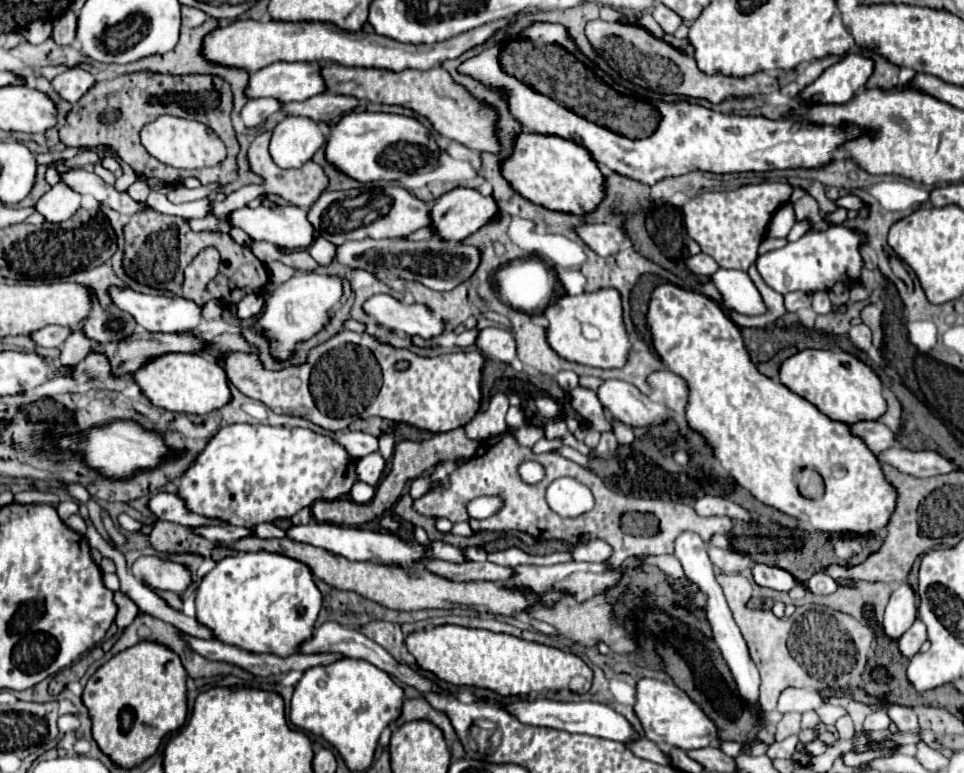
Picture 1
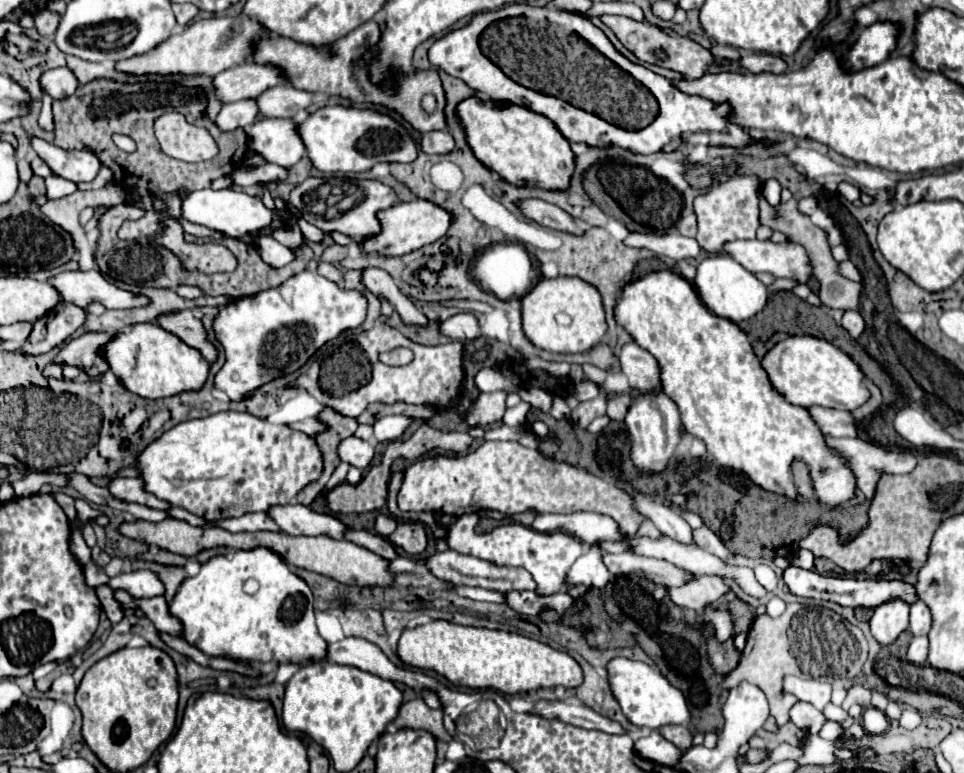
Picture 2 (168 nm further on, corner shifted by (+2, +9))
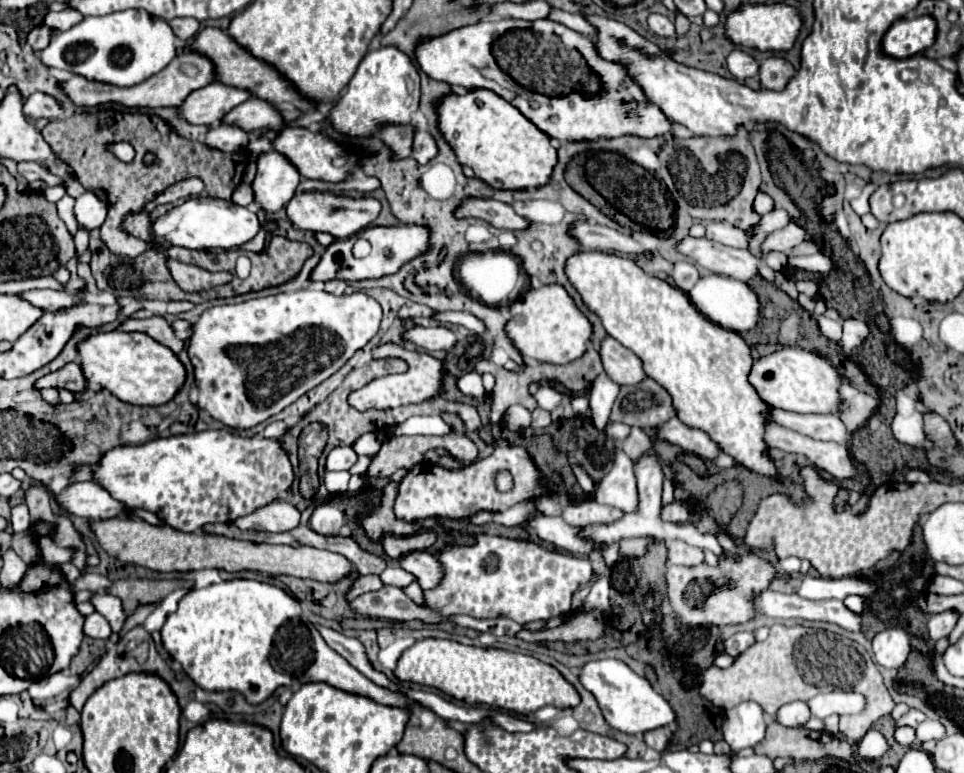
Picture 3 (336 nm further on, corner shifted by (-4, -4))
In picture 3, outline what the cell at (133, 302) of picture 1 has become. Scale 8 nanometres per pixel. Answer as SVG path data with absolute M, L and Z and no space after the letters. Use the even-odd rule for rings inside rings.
M34 289L18 293L24 301L30 301L30 305L42 309L42 311L58 311L62 307L72 307L74 303L82 303L82 293L68 293L68 291L52 291L52 289Z

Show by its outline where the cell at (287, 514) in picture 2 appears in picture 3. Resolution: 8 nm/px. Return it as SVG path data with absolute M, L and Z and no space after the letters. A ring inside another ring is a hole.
M270 501L270 505L264 505L262 509L256 509L254 513L246 517L238 517L238 521L232 521L238 529L254 529L254 531L290 531L298 527L300 523L300 511L288 503L282 501Z

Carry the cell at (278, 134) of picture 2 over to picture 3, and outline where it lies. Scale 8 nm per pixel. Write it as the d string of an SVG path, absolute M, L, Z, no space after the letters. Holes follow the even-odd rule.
M280 153L260 155L258 173L252 181L254 205L266 213L280 211L294 195L300 183L298 169Z

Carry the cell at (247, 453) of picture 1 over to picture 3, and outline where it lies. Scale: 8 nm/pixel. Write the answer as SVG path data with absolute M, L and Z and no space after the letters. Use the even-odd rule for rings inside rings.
M218 429L152 439L144 445L114 447L98 459L92 471L92 481L106 489L116 501L126 505L128 509L152 511L162 523L178 531L194 533L206 523L232 523L236 517L248 515L254 509L270 503L278 497L278 489L290 489L294 473L288 461L288 453L280 447L276 439L248 439L232 435L226 429Z

